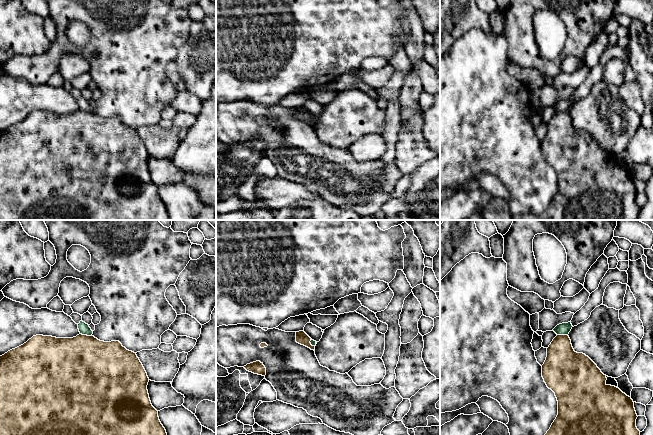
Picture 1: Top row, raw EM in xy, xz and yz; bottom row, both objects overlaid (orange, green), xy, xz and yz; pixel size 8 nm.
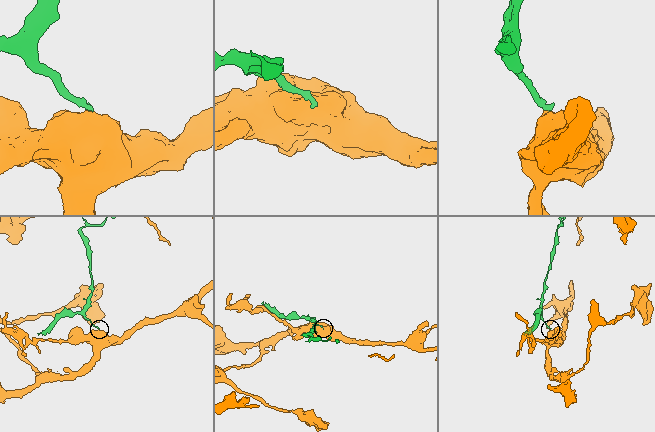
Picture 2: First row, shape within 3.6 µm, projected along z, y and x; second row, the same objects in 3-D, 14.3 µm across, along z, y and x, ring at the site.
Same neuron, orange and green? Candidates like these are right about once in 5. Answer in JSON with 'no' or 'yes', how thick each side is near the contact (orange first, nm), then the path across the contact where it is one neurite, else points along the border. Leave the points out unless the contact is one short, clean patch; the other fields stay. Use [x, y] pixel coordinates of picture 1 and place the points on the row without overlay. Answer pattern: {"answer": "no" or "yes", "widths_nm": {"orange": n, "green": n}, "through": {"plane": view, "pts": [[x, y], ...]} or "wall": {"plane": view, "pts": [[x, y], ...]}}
{"answer": "no", "widths_nm": {"orange": 500, "green": 90}, "wall": {"plane": "xy", "pts": [[80, 109], [91, 112]]}}

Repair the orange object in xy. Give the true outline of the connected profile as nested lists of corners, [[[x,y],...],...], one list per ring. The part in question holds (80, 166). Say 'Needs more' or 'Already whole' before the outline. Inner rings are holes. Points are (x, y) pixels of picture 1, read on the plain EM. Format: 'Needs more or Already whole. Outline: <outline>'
Already whole. Outline: [[[82,110],[73,114],[56,114],[43,111],[33,112],[23,121],[0,132],[0,220],[170,220],[166,206],[159,196],[158,187],[151,180],[147,166],[148,158],[147,149],[136,129],[127,126],[119,117],[104,118],[94,112]]]

